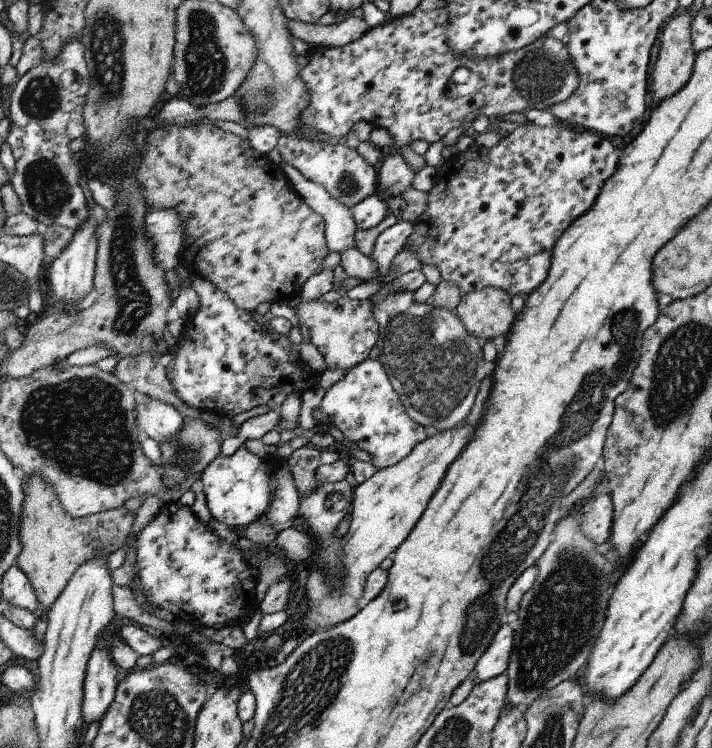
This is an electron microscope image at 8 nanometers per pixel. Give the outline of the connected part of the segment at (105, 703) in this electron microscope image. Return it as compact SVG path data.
M96 648L91 654L87 667L87 681L83 695L83 718L90 724L100 721L112 705L116 684L118 684L118 670L112 664L108 648Z

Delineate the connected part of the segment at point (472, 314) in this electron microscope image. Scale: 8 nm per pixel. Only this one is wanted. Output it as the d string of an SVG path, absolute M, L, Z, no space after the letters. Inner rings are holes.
M489 287L462 296L454 314L464 329L483 344L510 332L514 322L511 299L507 293Z

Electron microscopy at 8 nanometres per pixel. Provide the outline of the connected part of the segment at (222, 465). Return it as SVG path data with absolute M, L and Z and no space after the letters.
M243 445L232 456L219 456L206 466L200 474L204 485L206 504L212 517L230 529L246 527L258 521L271 504L271 474L266 466L267 461L252 454Z

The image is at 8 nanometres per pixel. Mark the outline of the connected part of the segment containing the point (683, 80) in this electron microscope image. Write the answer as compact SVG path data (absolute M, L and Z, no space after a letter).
M680 10L664 30L662 30L662 47L654 70L652 70L652 84L648 92L652 92L654 106L658 106L664 98L674 97L674 94L680 93L680 90L686 86L692 77L693 65L695 64L696 52L692 47L691 25L693 19L686 10Z

